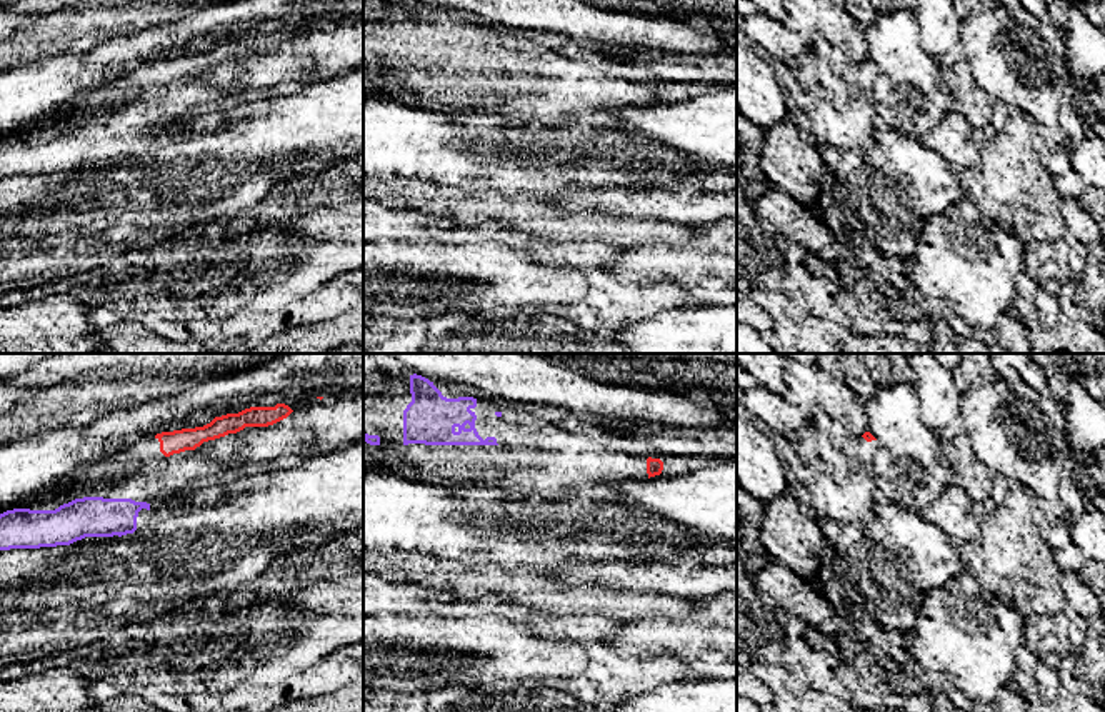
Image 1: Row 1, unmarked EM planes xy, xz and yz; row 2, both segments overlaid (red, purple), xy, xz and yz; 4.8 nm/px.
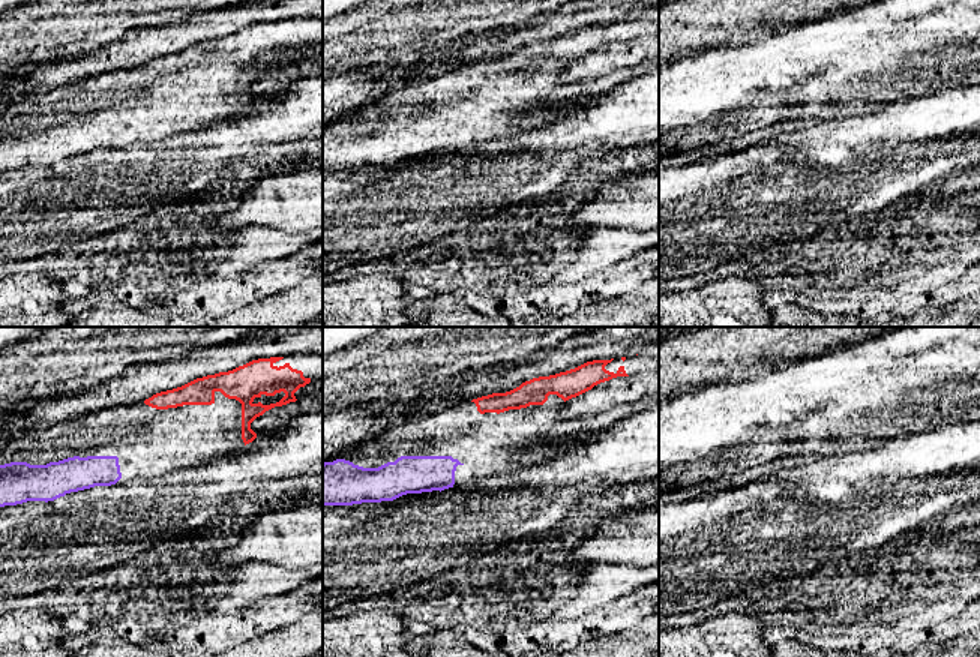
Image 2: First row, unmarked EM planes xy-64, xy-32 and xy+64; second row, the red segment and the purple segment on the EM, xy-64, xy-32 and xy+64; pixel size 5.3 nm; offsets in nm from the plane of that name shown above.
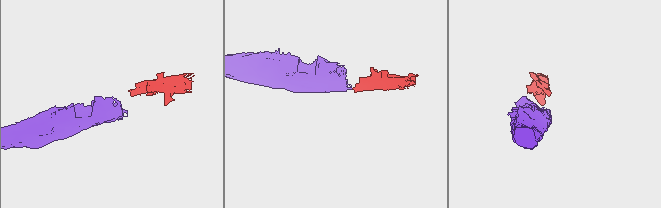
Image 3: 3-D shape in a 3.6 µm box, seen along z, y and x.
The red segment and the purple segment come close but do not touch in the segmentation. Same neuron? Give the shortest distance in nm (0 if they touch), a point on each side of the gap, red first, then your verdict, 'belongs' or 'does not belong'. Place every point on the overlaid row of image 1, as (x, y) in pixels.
240 nm apart; from red across xy (165, 456), (145, 502); belongs

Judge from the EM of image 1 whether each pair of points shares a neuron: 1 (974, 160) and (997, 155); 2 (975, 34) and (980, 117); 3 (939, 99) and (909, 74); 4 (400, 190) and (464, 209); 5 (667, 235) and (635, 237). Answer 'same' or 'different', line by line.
1: different
2: different
3: same
4: same
5: same

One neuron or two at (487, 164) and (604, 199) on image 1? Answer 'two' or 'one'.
two

